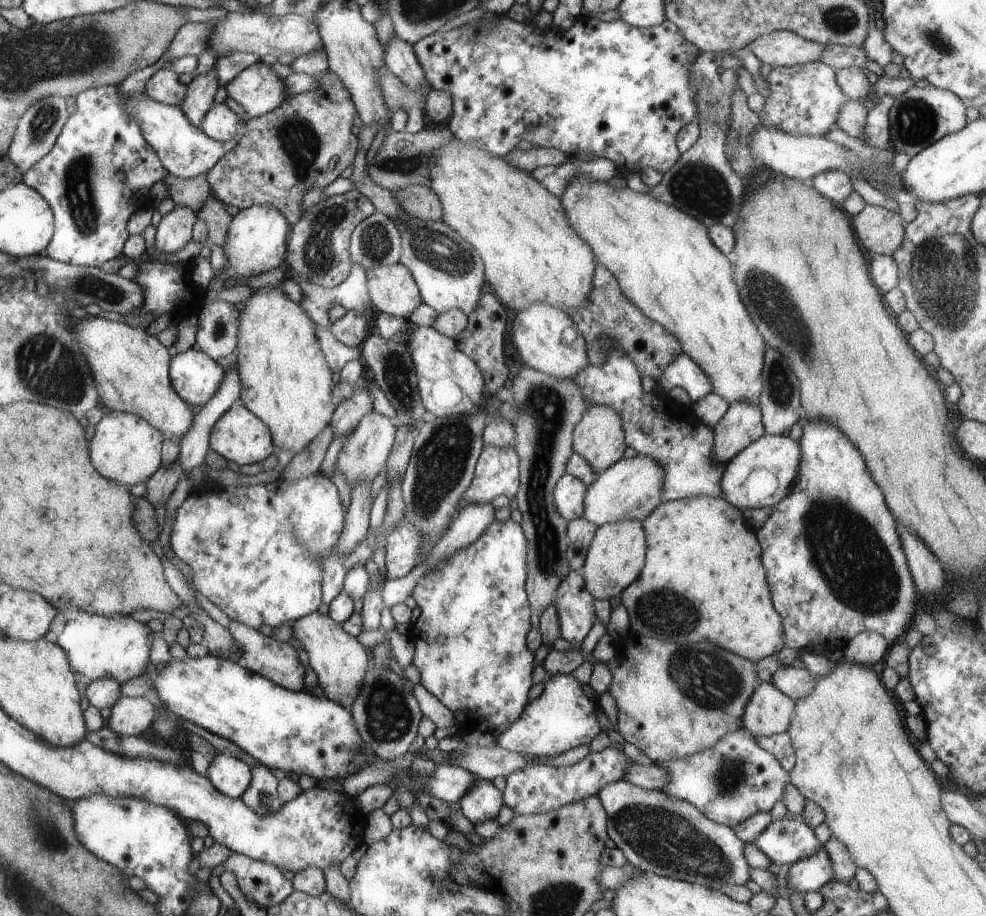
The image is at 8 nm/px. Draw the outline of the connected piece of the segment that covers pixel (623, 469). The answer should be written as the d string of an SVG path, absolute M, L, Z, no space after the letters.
M651 456L622 457L603 470L593 484L587 487L582 517L597 527L618 521L642 522L663 503L664 476L663 466Z

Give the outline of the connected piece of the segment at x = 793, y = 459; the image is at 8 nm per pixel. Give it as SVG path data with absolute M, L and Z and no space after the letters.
M765 433L758 440L743 448L726 464L721 478L724 499L740 510L743 508L773 507L794 486L801 458L801 446L790 435Z

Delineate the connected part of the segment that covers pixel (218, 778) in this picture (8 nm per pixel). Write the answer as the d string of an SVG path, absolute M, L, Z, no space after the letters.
M218 754L209 763L206 776L218 792L235 799L241 798L249 787L253 772L252 767L240 759L230 754Z

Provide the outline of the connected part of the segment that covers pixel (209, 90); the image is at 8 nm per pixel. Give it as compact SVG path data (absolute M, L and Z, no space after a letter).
M215 66L207 73L194 75L192 82L187 85L187 93L179 106L189 118L190 124L201 130L205 116L215 104L215 96L221 85L218 82Z

